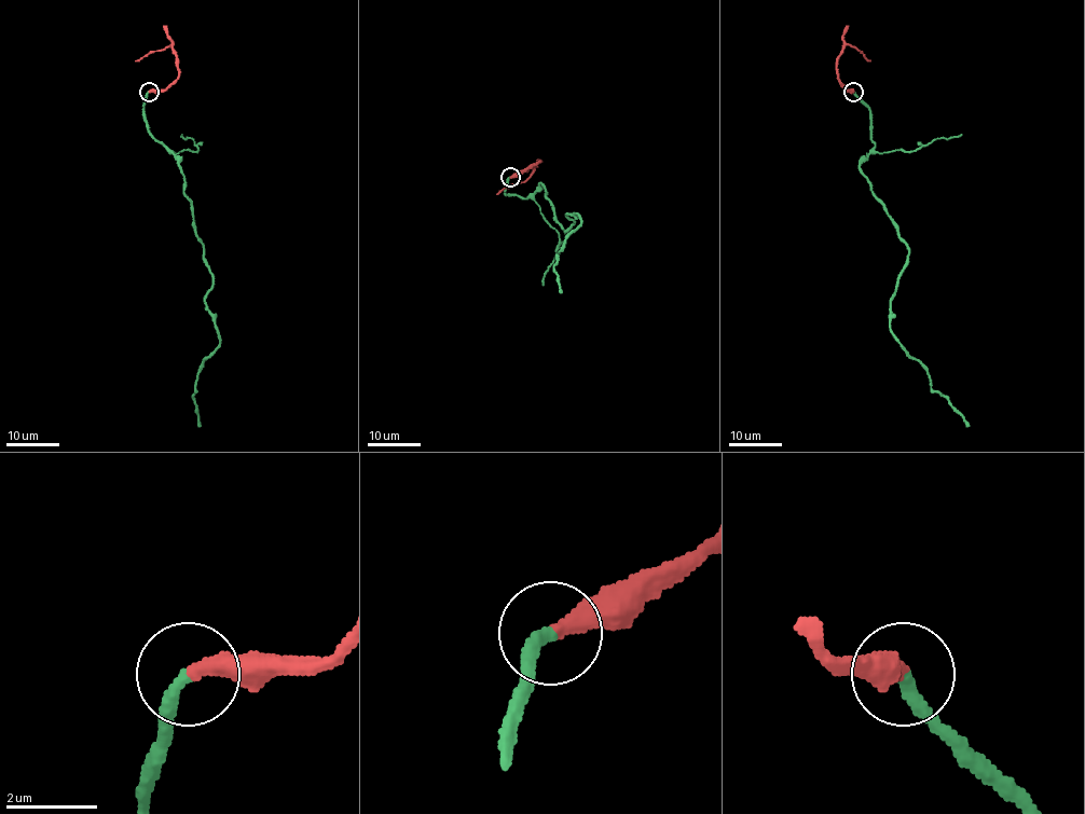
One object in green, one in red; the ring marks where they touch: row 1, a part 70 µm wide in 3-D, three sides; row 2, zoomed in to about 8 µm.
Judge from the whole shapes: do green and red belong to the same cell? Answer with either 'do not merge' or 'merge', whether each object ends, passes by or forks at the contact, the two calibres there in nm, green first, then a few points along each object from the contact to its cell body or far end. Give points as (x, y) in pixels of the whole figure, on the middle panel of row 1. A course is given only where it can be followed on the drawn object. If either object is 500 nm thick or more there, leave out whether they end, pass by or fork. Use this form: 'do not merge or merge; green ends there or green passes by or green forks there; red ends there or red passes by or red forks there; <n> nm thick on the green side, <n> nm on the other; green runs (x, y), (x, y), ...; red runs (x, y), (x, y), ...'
merge; green ends there; red ends there; 320 nm thick on the green side, 380 nm on the other; green runs (509, 178), (505, 194), (523, 197), (541, 183), (565, 232), (566, 215), (578, 217), (553, 267), (561, 292); red runs (509, 178), (519, 176), (540, 161), (523, 181), (496, 194)

